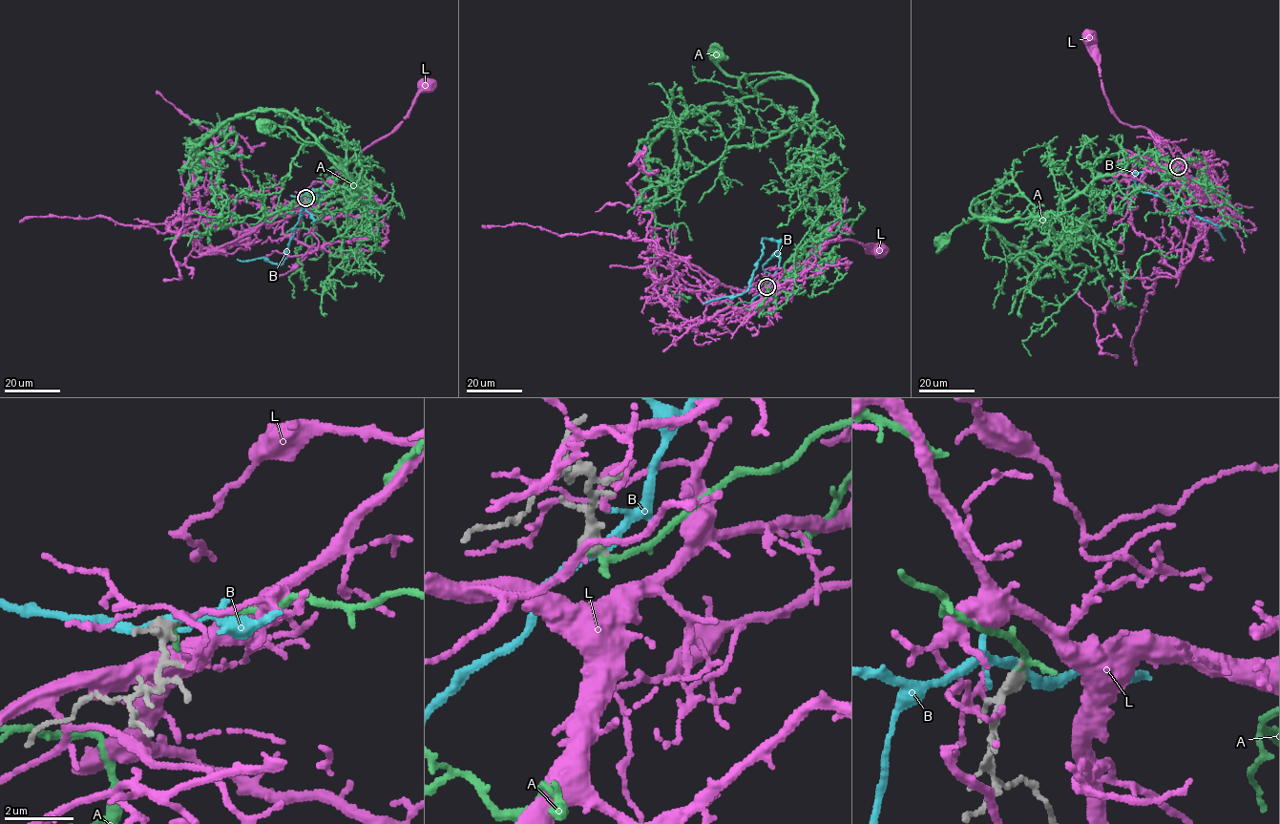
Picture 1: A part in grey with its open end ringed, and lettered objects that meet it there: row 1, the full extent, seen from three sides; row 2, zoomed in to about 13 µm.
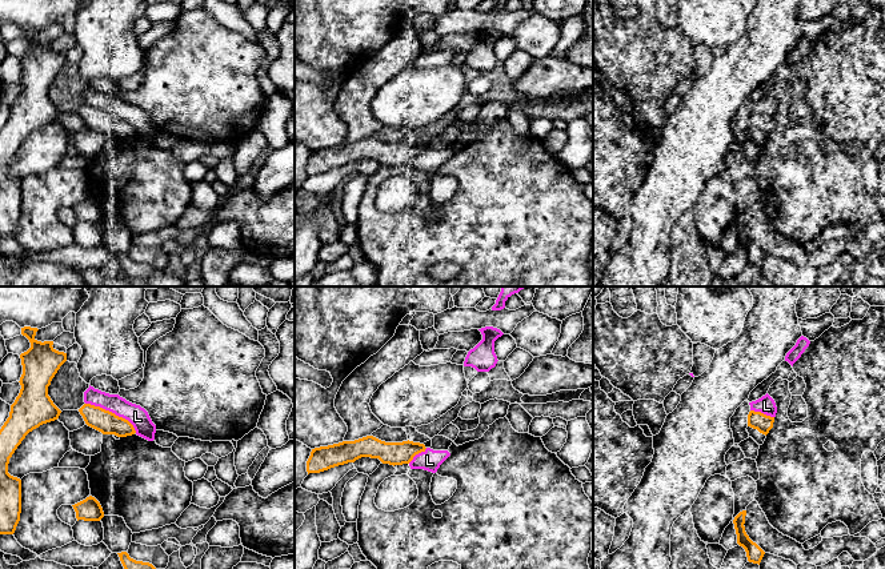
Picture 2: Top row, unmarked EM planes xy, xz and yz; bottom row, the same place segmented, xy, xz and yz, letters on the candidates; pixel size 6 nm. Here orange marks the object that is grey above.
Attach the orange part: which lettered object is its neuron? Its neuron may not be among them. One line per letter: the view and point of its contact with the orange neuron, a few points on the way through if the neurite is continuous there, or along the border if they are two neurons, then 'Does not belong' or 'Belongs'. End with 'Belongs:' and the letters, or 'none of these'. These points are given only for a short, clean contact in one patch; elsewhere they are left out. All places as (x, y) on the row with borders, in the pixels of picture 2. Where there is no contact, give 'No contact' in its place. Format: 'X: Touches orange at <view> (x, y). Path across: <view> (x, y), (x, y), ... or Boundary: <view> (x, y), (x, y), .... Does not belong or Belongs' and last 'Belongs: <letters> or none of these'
A: No contact. Belongs
B: No contact. Does not belong
L: Touches orange at xy (111, 412). Does not belong
Belongs: A

